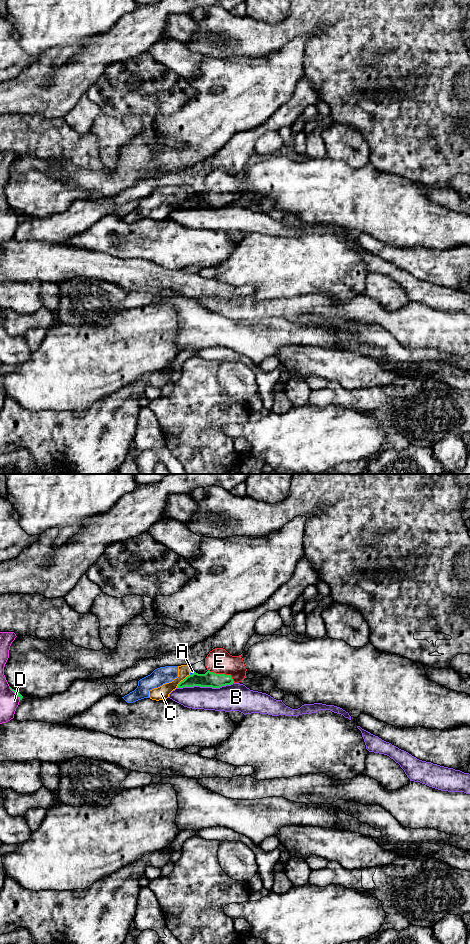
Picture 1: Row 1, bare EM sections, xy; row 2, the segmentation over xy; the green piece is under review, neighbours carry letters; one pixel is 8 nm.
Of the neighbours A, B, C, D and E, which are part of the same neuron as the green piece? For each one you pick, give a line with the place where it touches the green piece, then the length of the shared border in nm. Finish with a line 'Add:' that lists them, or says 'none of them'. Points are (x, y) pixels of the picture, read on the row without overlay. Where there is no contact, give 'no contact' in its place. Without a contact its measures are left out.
E: xy (222, 194) | 240 nm
Add: E

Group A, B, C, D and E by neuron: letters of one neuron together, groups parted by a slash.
A C / B / D / E

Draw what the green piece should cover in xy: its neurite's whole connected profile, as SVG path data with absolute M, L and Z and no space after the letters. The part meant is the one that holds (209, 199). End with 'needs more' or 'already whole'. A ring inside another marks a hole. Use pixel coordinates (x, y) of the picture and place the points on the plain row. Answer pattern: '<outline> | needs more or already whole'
M215 168L205 178L207 192L198 194L194 192L181 201L177 208L183 207L212 207L239 203L246 196L246 186L241 175L232 176L223 168Z | needs more

